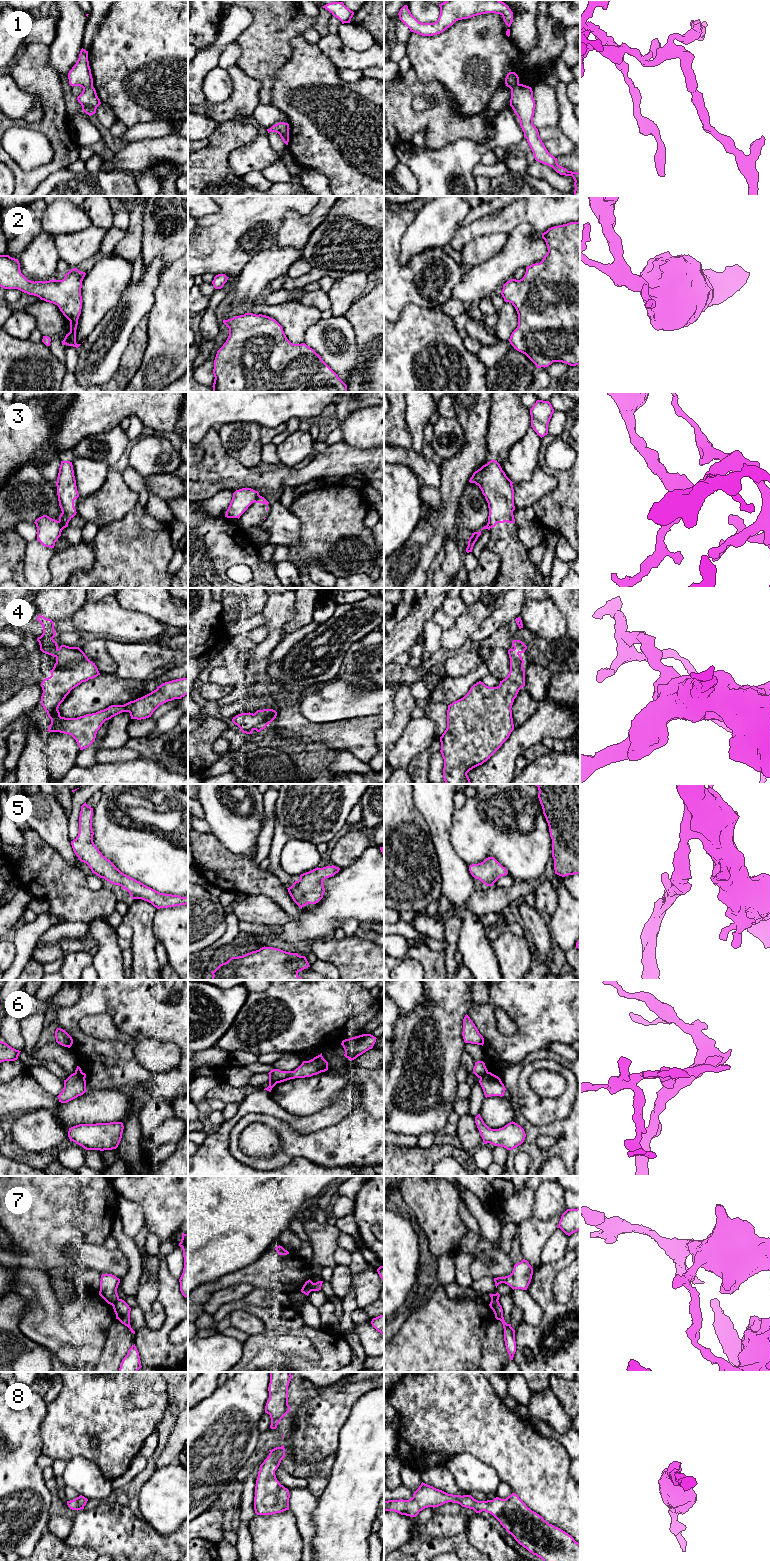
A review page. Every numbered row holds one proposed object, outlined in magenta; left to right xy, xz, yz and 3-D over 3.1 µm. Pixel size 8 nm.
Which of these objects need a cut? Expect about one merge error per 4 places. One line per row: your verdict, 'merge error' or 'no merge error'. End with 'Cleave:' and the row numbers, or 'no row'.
1: merge error
2: no merge error
3: merge error
4: no merge error
5: no merge error
6: merge error
7: merge error
8: no merge error
Cleave: 1, 3, 6, 7

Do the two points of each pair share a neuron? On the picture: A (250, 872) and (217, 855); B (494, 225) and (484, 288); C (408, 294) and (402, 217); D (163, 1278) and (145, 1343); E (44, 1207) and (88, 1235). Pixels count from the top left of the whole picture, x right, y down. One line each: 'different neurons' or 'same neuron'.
A: same neuron
B: different neurons
C: same neuron
D: same neuron
E: same neuron

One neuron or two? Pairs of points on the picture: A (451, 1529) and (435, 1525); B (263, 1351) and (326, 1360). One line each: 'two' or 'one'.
A: one
B: one

